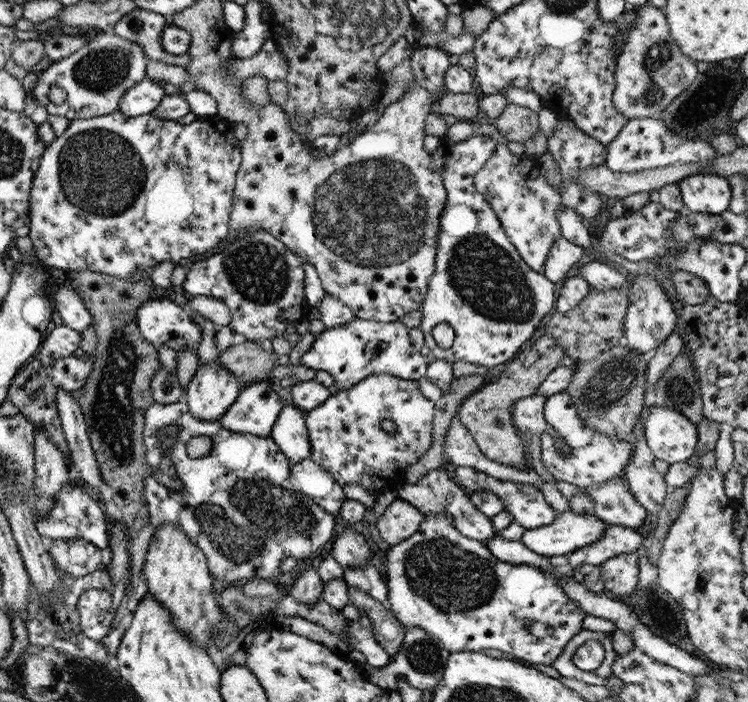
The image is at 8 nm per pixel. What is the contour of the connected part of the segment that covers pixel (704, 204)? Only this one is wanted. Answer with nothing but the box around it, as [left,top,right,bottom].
[676,173,731,215]

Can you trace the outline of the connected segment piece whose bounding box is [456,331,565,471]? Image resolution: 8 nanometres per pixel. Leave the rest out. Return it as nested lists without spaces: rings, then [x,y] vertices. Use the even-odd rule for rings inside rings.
[[[538,332],[525,347],[517,351],[517,358],[505,365],[496,382],[482,386],[478,391],[469,394],[456,411],[460,422],[467,428],[469,435],[477,444],[481,454],[497,464],[503,466],[513,466],[519,470],[532,470],[525,463],[525,441],[521,439],[521,434],[516,430],[512,422],[511,406],[519,398],[533,396],[538,384],[543,382],[543,378],[555,367],[559,366],[563,352],[554,344],[551,336]]]

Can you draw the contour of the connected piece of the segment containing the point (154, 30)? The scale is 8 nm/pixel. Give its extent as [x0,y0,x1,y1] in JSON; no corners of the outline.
[111,8,189,66]

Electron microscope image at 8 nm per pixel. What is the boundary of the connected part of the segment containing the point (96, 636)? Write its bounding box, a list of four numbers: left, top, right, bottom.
[75,589,115,640]

